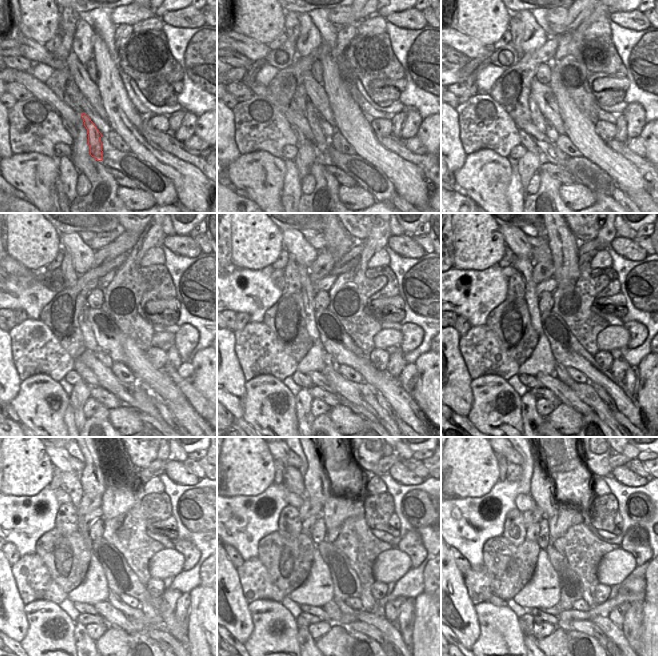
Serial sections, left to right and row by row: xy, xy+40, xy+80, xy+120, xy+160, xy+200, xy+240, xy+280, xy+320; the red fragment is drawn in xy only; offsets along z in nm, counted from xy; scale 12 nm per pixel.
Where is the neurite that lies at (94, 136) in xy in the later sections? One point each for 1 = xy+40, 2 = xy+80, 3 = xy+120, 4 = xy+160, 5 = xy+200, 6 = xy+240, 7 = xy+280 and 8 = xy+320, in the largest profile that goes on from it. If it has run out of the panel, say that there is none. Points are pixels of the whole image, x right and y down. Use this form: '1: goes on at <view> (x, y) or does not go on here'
1: goes on at xy+40 (320, 142)
2: goes on at xy+80 (537, 118)
3: goes on at xy+120 (91, 344)
4: goes on at xy+160 (307, 290)
5: goes on at xy+200 (524, 265)
6: goes on at xy+240 (70, 483)
7: goes on at xy+280 (292, 479)
8: goes on at xy+320 (514, 471)

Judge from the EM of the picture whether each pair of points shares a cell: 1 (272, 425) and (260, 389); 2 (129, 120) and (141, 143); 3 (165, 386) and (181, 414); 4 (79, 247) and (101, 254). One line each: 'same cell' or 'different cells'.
1: same cell
2: same cell
3: different cells
4: different cells

